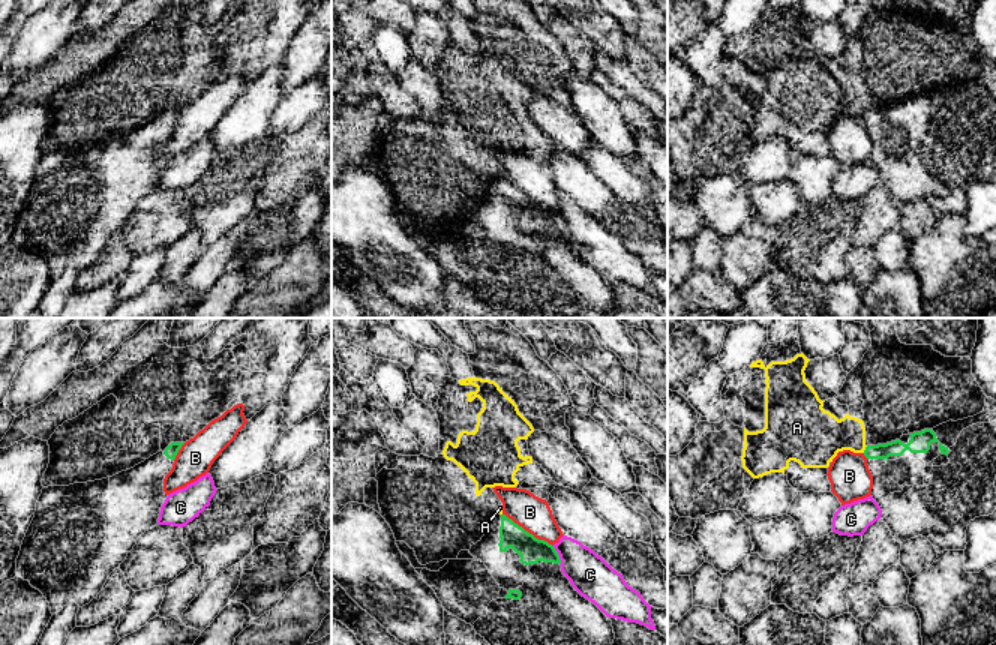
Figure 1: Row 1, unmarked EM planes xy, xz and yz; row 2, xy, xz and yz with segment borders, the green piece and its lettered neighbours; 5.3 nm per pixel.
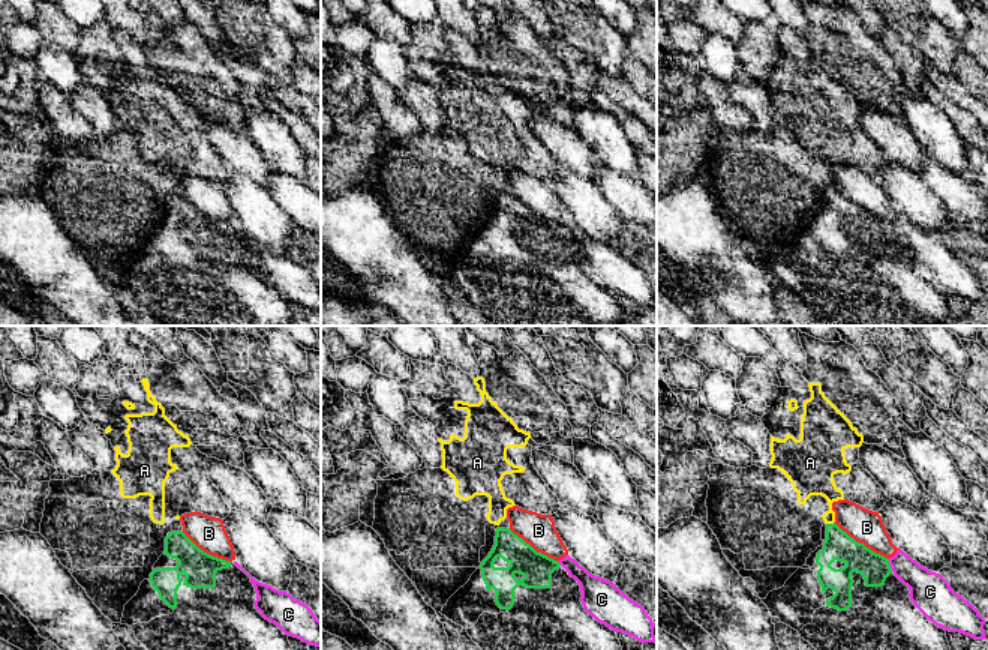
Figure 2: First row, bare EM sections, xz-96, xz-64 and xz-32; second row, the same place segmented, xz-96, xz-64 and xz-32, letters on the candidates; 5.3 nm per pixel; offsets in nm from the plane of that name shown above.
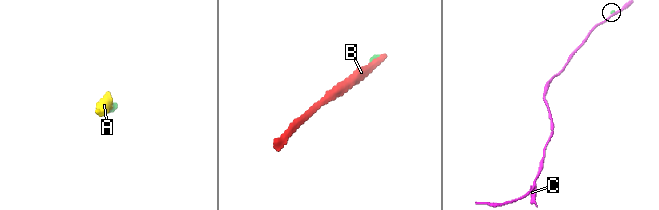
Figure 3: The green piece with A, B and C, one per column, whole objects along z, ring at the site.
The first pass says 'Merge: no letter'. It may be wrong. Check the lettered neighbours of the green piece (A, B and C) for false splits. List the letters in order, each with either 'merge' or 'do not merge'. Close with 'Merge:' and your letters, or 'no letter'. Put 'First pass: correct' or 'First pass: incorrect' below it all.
A: do not merge
B: do not merge
C: do not merge
Merge: no letter
First pass: correct

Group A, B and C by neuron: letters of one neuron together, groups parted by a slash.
A / B / C

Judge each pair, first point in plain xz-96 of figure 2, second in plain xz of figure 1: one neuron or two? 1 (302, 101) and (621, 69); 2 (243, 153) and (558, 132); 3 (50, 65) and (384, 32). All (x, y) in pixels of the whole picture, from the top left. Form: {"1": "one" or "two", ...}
{"1": "one", "2": "one", "3": "one"}

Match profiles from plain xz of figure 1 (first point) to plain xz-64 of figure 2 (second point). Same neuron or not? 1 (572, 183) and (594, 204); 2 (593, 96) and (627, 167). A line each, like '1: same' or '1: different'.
1: same
2: same

